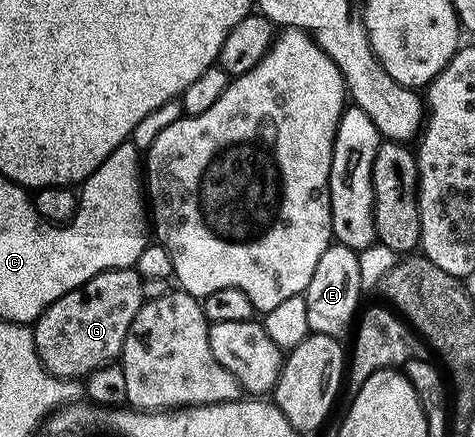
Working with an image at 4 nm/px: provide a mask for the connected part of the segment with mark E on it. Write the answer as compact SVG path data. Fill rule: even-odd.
M331 243L330 248L320 254L320 262L316 262L316 270L312 270L312 282L308 282L304 295L310 331L341 337L342 331L355 323L358 299L364 295L358 252L340 243Z

